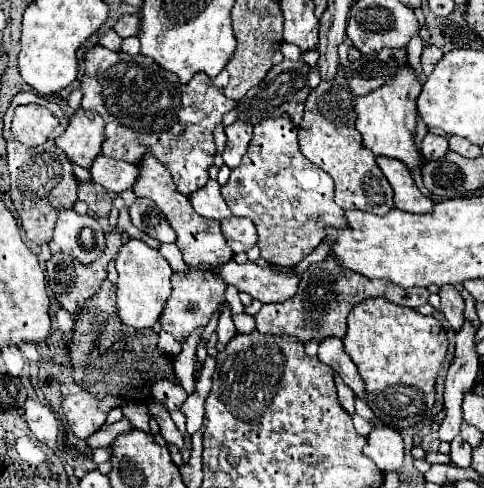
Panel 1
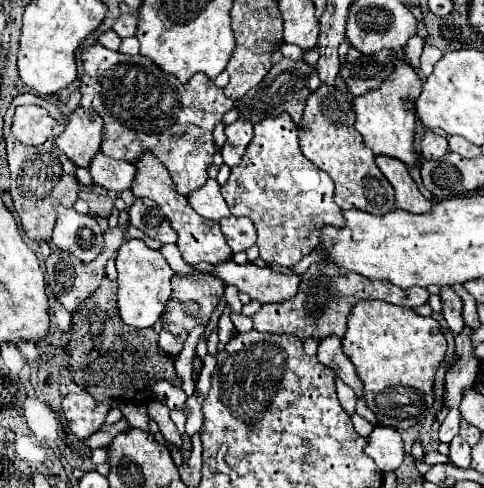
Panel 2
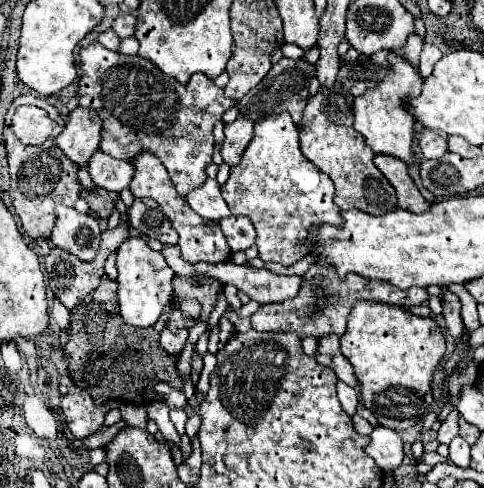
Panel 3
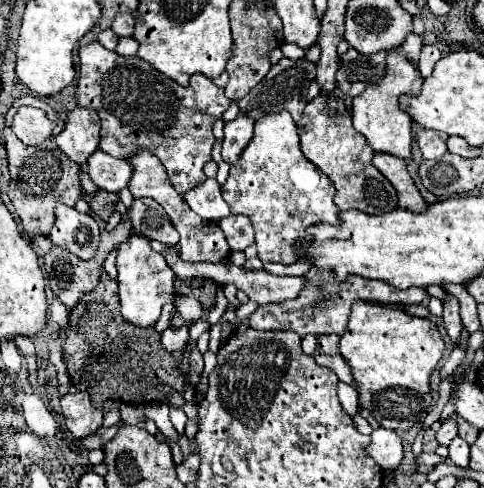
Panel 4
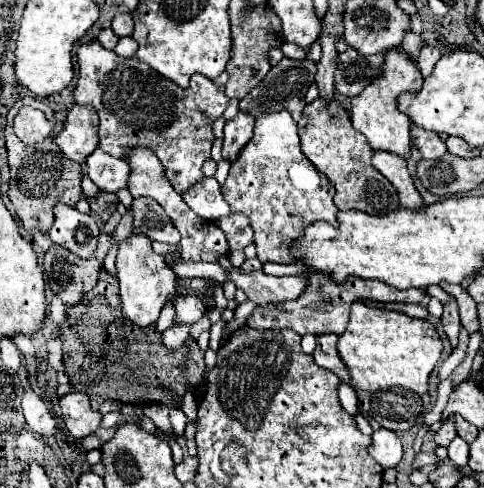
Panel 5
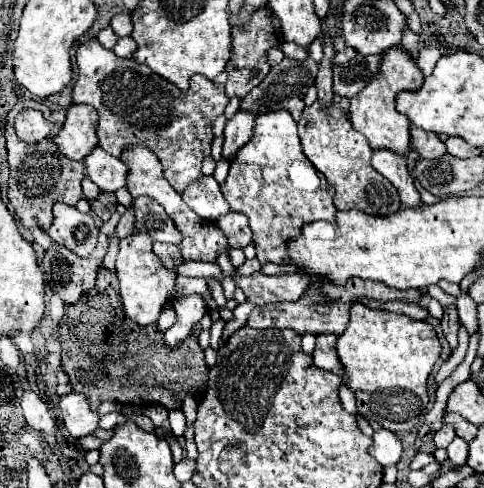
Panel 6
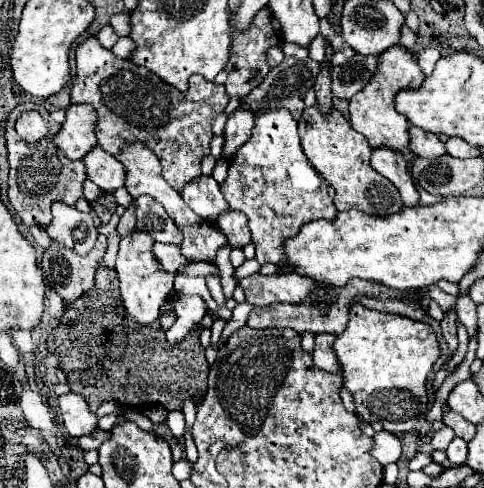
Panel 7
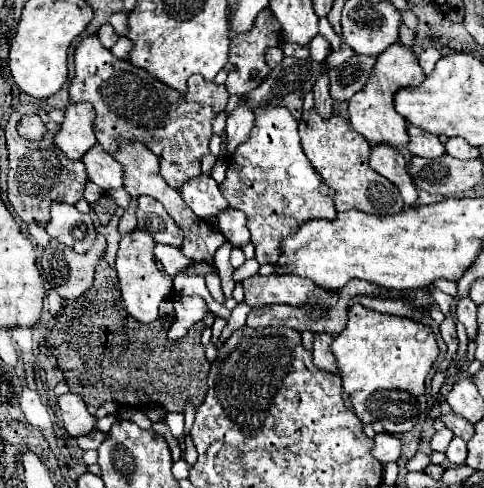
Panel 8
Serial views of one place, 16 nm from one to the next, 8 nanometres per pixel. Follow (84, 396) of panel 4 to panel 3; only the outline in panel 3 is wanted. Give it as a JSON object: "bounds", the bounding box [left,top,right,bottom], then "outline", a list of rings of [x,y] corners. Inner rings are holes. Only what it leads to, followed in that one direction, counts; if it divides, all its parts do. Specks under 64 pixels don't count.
{"bounds":[62,392,108,440],"outline":[[[88,392],[66,394],[62,398],[62,412],[66,416],[66,424],[72,434],[80,440],[98,432],[104,424],[104,416],[108,412],[108,404],[96,404]]]}

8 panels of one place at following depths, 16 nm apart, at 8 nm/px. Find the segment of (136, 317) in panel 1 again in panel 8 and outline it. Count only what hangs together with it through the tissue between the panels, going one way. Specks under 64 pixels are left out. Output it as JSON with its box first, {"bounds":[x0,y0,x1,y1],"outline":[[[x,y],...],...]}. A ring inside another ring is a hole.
{"bounds":[116,230,174,324],"outline":[[[134,230],[120,240],[120,250],[116,256],[116,272],[120,280],[120,292],[122,300],[126,304],[128,314],[138,320],[140,324],[150,324],[158,320],[158,308],[162,304],[162,298],[172,296],[174,286],[172,286],[172,276],[162,272],[158,268],[156,256],[154,256],[154,238],[144,232],[144,230]]]}

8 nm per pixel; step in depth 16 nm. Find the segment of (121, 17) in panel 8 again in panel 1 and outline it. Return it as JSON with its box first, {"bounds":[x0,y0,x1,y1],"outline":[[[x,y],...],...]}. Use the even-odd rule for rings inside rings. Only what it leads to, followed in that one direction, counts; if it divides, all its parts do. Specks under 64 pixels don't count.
{"bounds":[114,14,140,38],"outline":[[[126,14],[126,16],[122,16],[116,22],[116,26],[114,26],[116,34],[122,36],[122,38],[136,36],[136,28],[140,28],[140,16],[138,14]]]}

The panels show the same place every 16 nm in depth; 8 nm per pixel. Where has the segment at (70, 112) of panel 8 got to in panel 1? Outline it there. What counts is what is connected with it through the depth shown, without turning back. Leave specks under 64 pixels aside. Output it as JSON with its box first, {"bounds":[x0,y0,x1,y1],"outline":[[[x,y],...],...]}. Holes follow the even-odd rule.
{"bounds":[56,108,104,170],"outline":[[[78,108],[76,114],[70,118],[70,124],[62,136],[56,138],[58,148],[66,152],[66,156],[80,164],[82,168],[90,170],[92,160],[102,152],[104,142],[104,120],[98,112],[88,112]]]}

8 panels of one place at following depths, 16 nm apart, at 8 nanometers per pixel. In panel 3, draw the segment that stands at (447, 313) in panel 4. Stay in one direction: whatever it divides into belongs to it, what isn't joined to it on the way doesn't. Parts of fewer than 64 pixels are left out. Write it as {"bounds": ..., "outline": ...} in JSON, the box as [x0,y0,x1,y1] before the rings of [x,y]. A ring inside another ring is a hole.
{"bounds":[442,286,464,338],"outline":[[[444,286],[442,288],[442,316],[444,316],[446,324],[448,324],[448,332],[452,334],[452,338],[456,338],[458,332],[464,330],[460,308],[462,308],[460,298],[454,292],[450,292],[448,286]]]}

